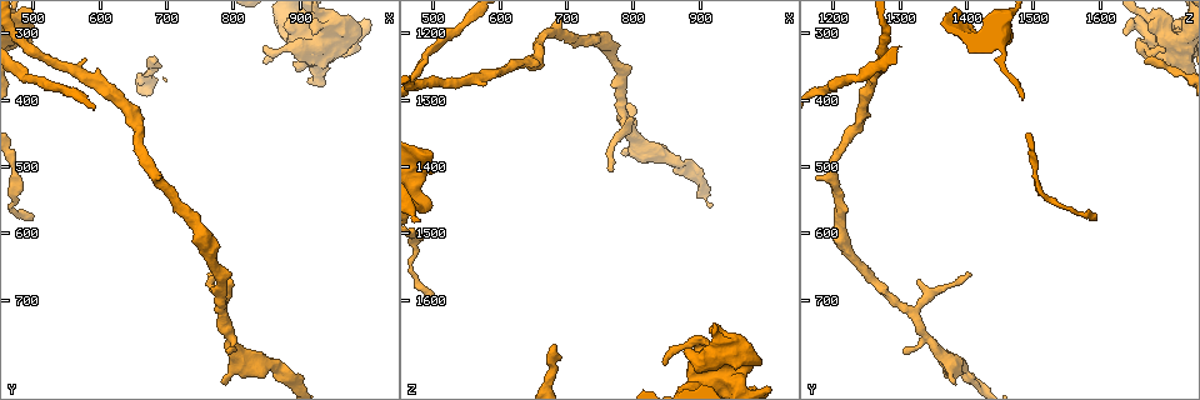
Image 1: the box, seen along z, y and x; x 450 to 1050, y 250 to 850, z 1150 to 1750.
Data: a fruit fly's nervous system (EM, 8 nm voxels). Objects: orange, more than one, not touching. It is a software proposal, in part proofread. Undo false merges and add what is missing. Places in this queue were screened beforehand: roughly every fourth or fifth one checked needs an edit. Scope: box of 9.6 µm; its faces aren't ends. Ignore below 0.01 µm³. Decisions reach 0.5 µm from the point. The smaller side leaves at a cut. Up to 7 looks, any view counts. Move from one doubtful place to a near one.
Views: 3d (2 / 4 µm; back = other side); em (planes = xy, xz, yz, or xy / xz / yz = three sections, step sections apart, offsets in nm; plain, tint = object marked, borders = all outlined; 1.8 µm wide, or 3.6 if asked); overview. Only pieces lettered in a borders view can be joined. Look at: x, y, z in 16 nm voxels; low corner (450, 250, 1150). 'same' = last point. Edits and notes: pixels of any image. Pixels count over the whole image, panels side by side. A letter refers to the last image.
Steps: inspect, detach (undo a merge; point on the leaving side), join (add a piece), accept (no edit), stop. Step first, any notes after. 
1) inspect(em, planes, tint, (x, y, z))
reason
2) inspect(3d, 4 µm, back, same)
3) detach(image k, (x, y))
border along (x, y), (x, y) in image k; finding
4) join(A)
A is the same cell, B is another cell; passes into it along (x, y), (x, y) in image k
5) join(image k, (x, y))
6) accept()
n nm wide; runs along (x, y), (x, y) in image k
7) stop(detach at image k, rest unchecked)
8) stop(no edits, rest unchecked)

inspect(em, 3.6 µm, planes, borders, (845, 325, 1695))
branch stops here

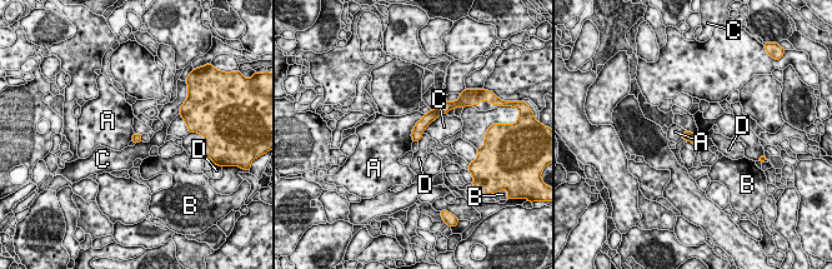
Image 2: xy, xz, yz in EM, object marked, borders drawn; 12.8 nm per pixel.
accept()
A, B, C and D are other cells; border along (424, 114), (412, 128) in image 2; no lettered piece goes on from it

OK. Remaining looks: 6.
inspect(em, planes, plain, (500, 315, 1465))
free end

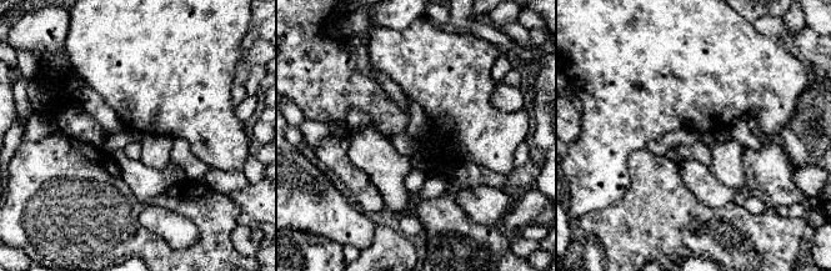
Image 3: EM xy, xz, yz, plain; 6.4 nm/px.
inspect(em, planes, borders, same)
see the neighbours

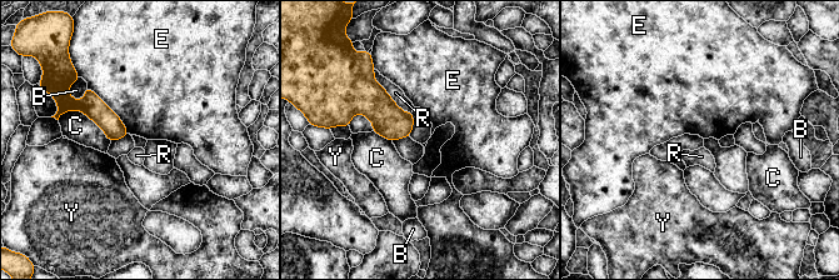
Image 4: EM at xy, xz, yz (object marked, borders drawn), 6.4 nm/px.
accept()
B, C, E, R and Y are other cells; border along (88, 85), (119, 118), (129, 133) in image 4; no lettered piece goes on from it

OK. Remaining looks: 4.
inspect(3d, 4 µm, (765, 665, 1410))
an open end

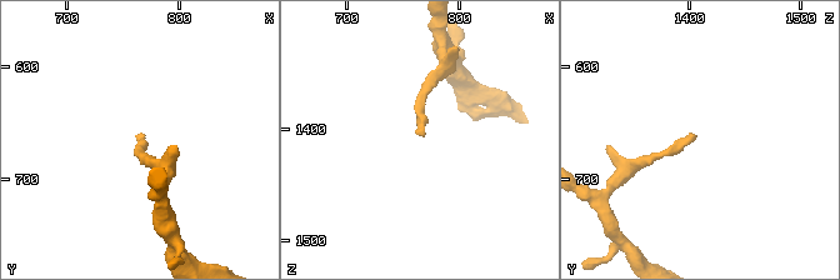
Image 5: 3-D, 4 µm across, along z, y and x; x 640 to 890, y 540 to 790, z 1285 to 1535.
inspect(em, planes, borders, (766, 664, 1406))
need the tissue

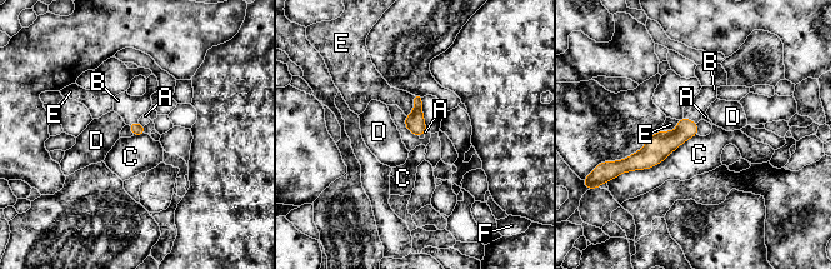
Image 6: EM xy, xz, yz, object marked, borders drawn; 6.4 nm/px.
join(image 6, (694, 110))
80 nm wide; B is the same cell, A, C, D, E and F are other cells; passes into it along (660, 145), (690, 120), (694, 110) in image 6; the neuron continues

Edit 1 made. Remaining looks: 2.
stop(join at image 6, rest unchecked)

